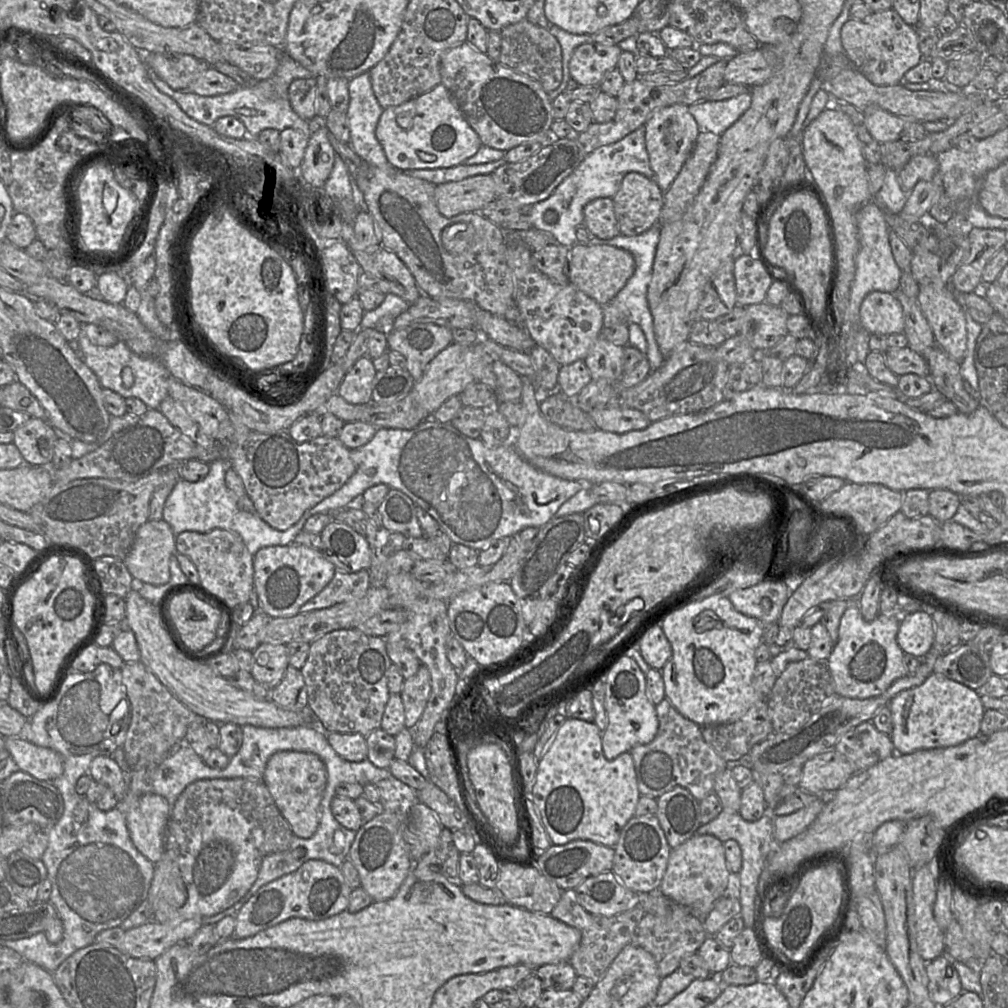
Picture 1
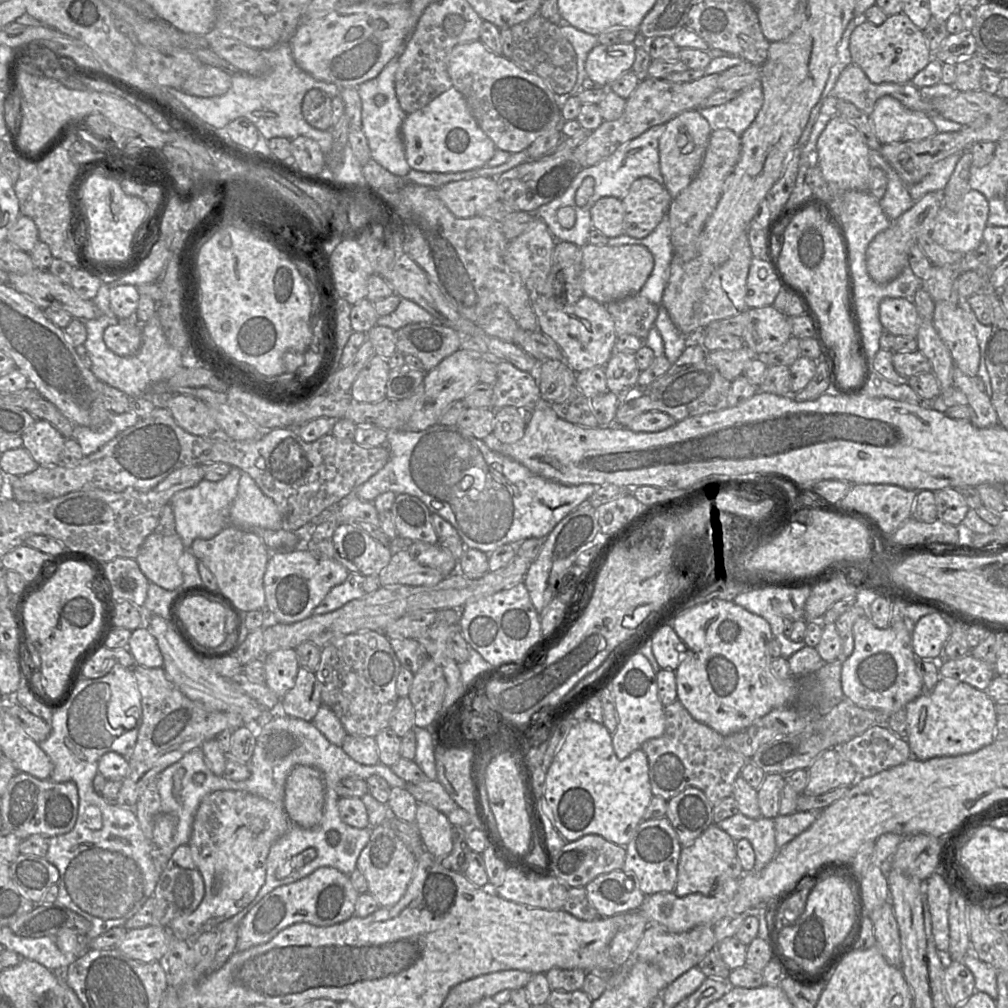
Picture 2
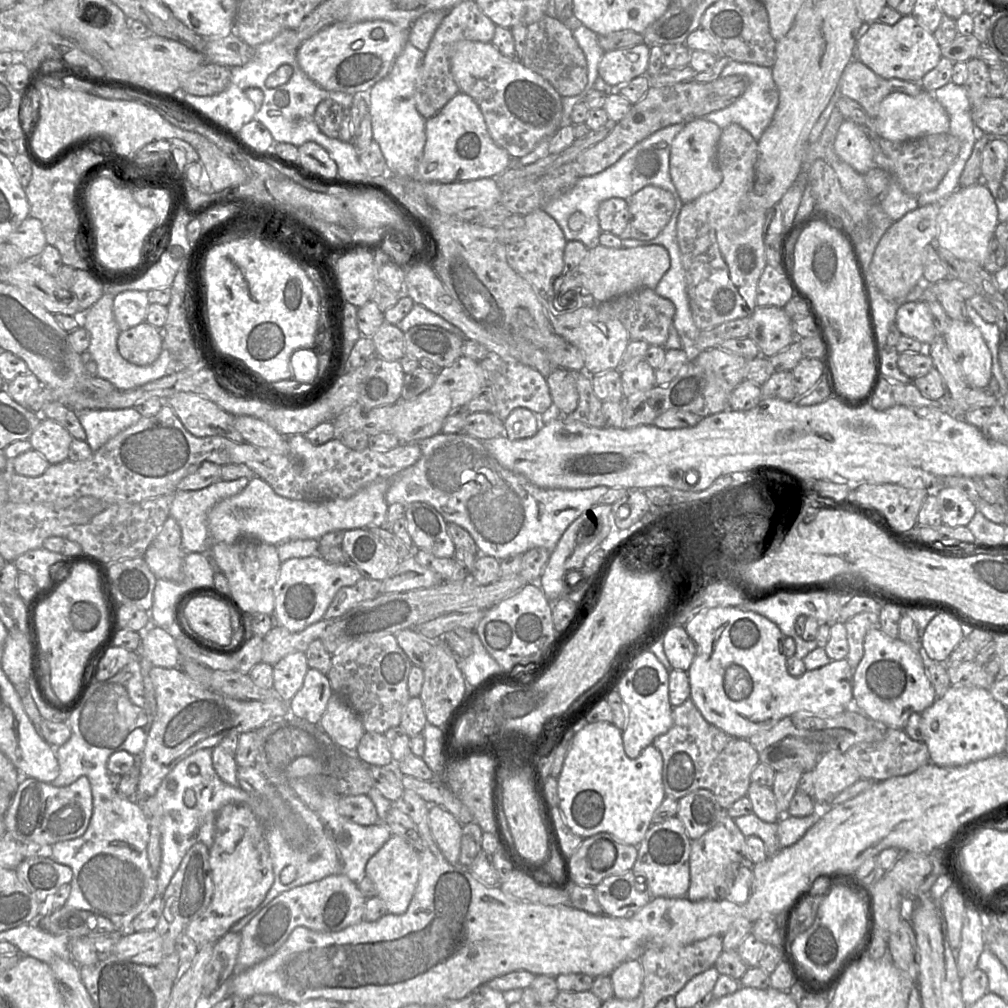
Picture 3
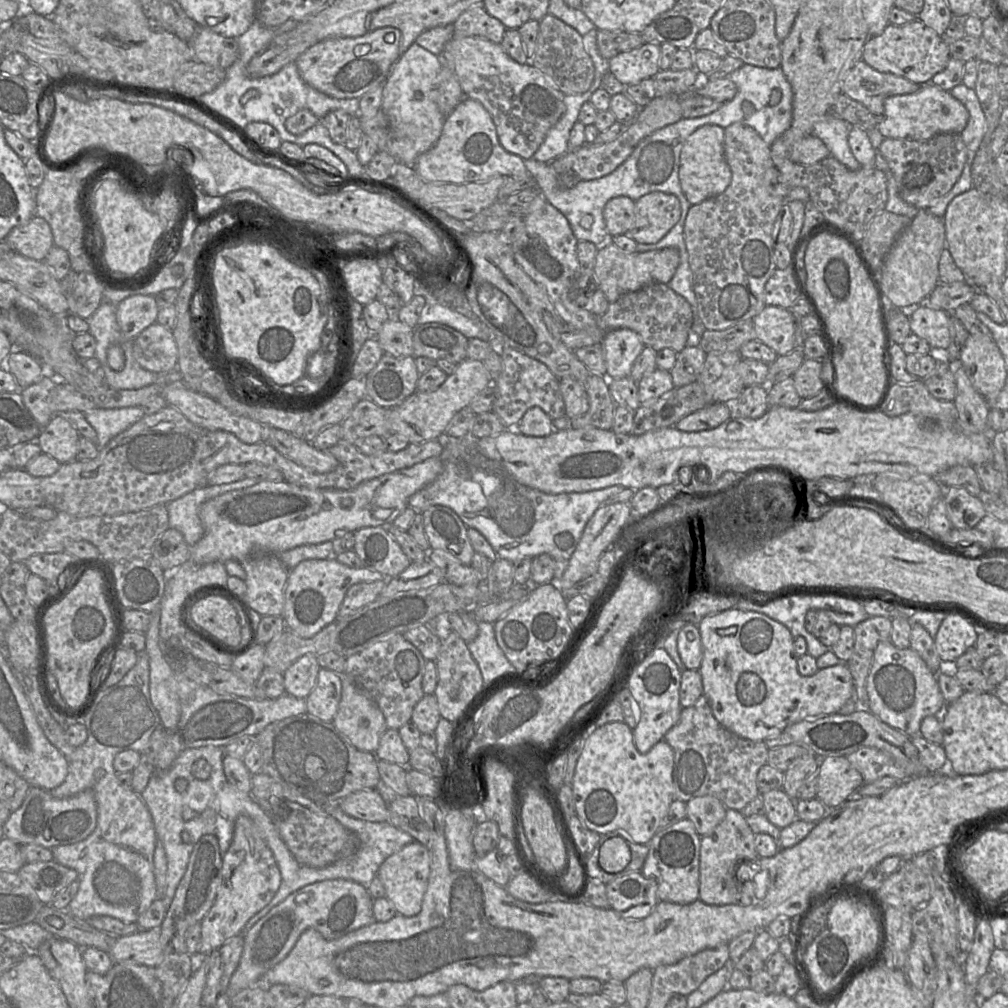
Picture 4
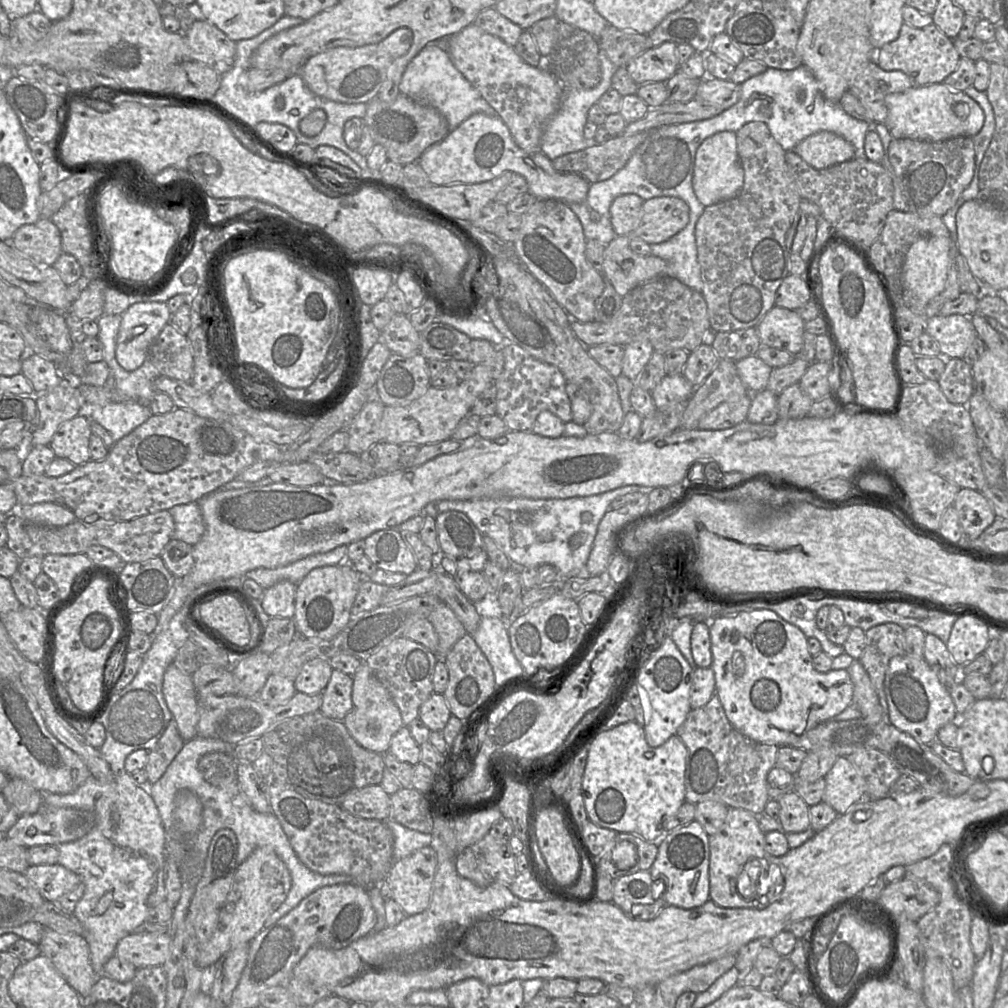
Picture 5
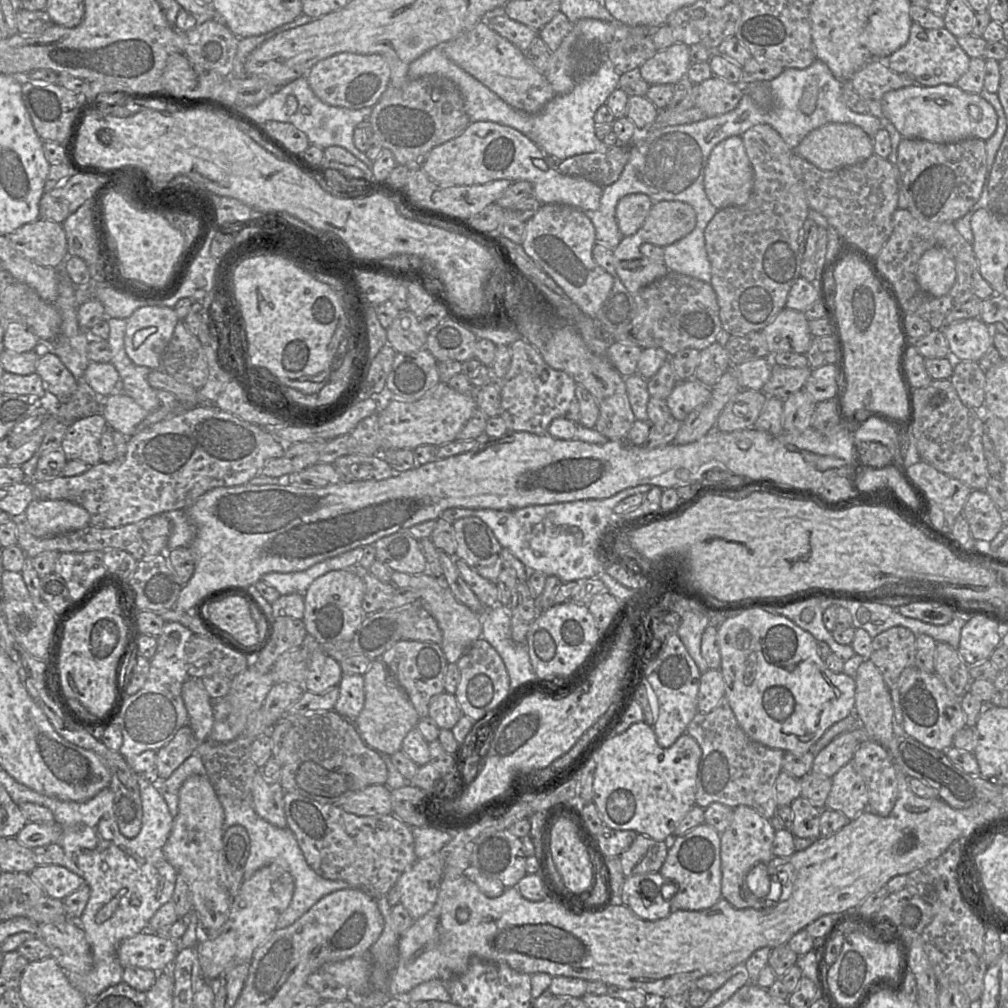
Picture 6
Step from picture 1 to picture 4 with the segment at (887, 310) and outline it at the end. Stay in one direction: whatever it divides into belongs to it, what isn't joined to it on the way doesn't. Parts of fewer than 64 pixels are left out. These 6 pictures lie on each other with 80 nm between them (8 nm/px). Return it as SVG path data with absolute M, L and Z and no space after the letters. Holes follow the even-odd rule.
M926 304L901 309L909 314L912 334L926 340L933 349L951 347L952 312L935 310Z

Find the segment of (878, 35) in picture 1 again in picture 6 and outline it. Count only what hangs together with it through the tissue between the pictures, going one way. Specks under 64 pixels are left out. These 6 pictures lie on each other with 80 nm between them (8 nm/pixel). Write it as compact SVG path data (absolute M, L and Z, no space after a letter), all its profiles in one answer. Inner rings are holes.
M913 22L910 36L905 45L885 59L888 67L906 75L914 84L937 86L940 84L956 85L967 72L971 58L963 50L954 36L946 28L925 29Z

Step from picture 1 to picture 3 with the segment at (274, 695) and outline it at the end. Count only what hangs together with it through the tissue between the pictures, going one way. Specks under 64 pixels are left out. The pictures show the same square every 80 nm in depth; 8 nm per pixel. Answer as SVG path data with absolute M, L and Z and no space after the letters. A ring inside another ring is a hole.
M310 668L303 686L288 702L289 713L312 724L318 724L333 694L327 675Z

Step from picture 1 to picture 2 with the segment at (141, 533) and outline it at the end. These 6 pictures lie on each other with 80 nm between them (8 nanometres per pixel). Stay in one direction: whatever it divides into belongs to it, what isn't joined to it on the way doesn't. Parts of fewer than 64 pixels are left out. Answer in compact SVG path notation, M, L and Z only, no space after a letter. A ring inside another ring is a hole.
M153 532L142 544L136 561L151 583L173 590L183 584L179 560L185 549L178 534Z

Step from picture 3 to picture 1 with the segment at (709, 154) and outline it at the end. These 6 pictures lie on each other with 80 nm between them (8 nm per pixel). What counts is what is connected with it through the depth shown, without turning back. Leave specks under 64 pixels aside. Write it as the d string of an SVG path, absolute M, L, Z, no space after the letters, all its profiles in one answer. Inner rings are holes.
M676 104L655 112L644 124L645 145L655 182L665 192L673 183L691 154L700 133L697 122L685 105Z

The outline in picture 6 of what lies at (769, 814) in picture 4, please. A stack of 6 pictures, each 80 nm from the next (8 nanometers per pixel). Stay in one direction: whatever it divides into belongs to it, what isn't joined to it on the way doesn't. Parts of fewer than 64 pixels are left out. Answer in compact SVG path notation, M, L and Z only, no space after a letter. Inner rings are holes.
M803 796L796 798L790 808L793 813L793 821L790 831L795 837L817 840L820 835L821 809L814 807Z

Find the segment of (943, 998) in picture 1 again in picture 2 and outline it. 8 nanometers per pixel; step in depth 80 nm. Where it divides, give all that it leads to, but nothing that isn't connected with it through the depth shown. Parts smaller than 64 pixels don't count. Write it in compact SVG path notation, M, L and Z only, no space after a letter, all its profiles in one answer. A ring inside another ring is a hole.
M950 962L944 969L942 984L942 993L947 1002L956 1007L975 991L975 980L971 971L962 962Z

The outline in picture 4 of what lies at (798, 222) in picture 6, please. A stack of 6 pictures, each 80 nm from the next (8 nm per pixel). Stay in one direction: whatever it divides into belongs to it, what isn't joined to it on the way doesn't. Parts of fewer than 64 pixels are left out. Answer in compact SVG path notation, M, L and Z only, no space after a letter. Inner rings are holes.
M736 122L723 129L724 156L731 170L731 182L721 194L691 205L683 227L697 316L705 329L709 330L724 330L751 321L766 306L765 284L778 269L773 254L773 226L780 210L788 203L787 194L791 188L779 182L770 144L753 128Z

